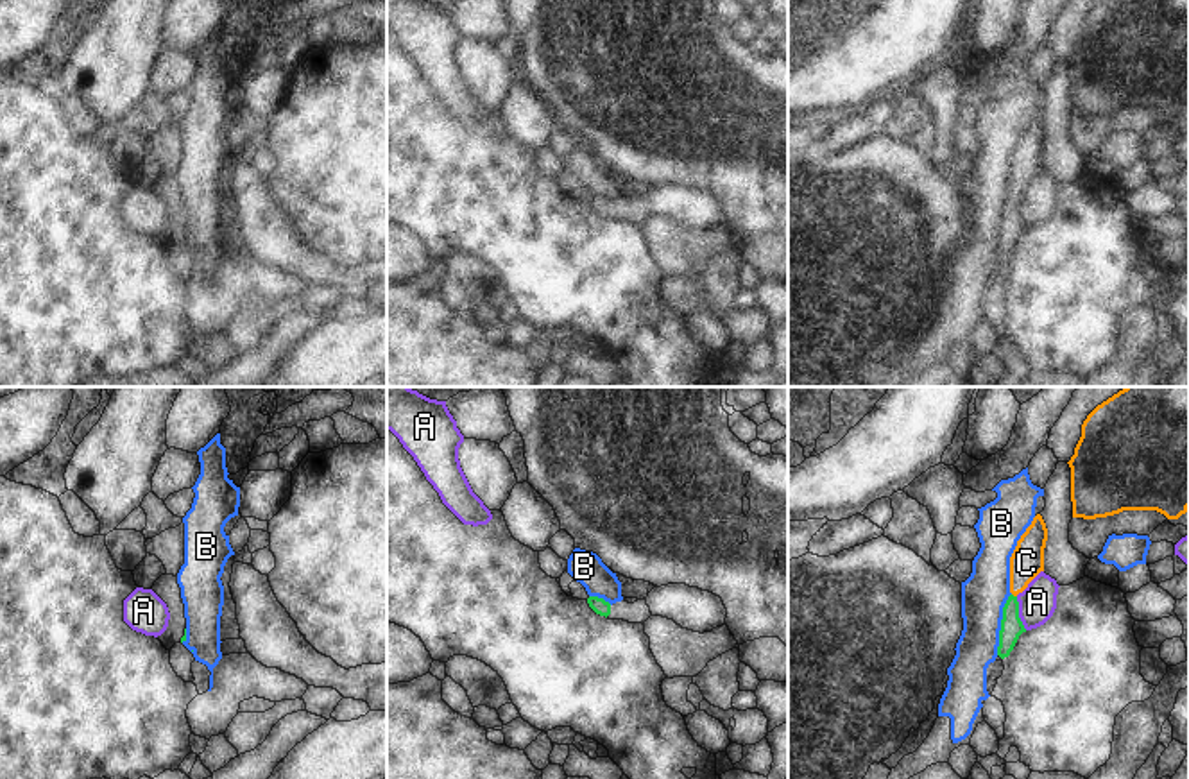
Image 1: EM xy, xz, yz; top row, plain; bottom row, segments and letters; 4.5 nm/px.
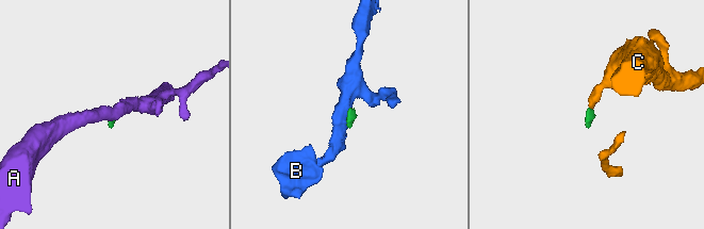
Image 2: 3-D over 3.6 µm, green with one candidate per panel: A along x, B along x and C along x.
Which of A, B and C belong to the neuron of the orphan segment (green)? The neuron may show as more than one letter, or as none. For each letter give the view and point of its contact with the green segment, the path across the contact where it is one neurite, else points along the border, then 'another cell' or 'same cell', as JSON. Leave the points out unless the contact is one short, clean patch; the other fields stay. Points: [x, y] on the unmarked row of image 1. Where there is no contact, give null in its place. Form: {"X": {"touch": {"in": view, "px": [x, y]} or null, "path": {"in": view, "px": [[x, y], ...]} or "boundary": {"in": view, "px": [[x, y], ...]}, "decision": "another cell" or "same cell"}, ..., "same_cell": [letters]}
{"A": {"touch": {"in": "yz", "px": [1017, 212]}, "boundary": {"in": "yz", "px": [[1016, 196], [1019, 219], [1026, 228]]}, "decision": "another cell"}, "B": {"touch": {"in": "yz", "px": [1001, 222]}, "boundary": {"in": "yz", "px": [[1010, 192], [1003, 206], [996, 253]]}, "decision": "another cell"}, "C": {"touch": {"in": "yz", "px": [1012, 194]}, "path": {"in": "yz", "px": [[1012, 226], [1012, 194], [1026, 160]]}, "decision": "same cell"}, "same_cell": ["C"]}

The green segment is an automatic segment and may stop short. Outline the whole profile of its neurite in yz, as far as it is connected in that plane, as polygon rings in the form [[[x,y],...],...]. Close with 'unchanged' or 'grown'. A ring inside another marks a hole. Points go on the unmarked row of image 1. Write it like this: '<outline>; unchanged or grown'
[[[1037,113],[1031,124],[1017,140],[1017,145],[1010,156],[1010,195],[1003,206],[1003,218],[999,229],[997,254],[1008,256],[1014,249],[1019,235],[1026,231],[1019,217],[1017,193],[1022,192],[1028,183],[1044,170],[1044,147],[1048,140],[1048,127],[1040,113]]]; grown

